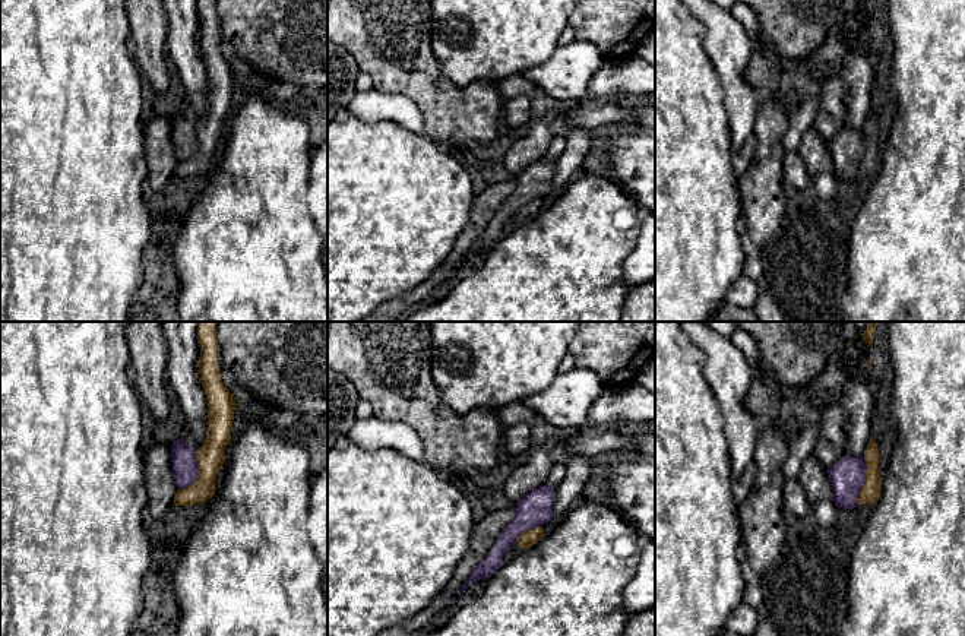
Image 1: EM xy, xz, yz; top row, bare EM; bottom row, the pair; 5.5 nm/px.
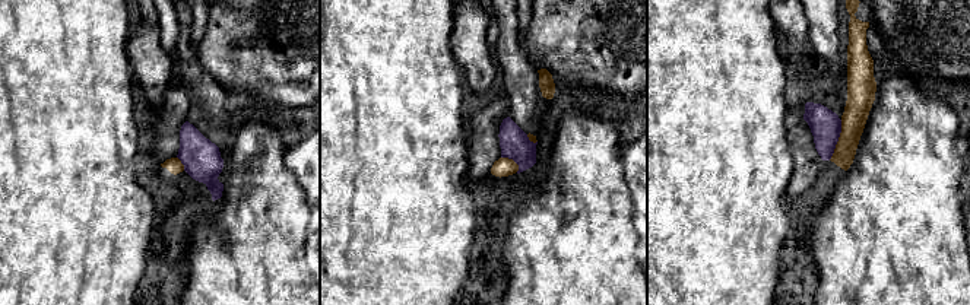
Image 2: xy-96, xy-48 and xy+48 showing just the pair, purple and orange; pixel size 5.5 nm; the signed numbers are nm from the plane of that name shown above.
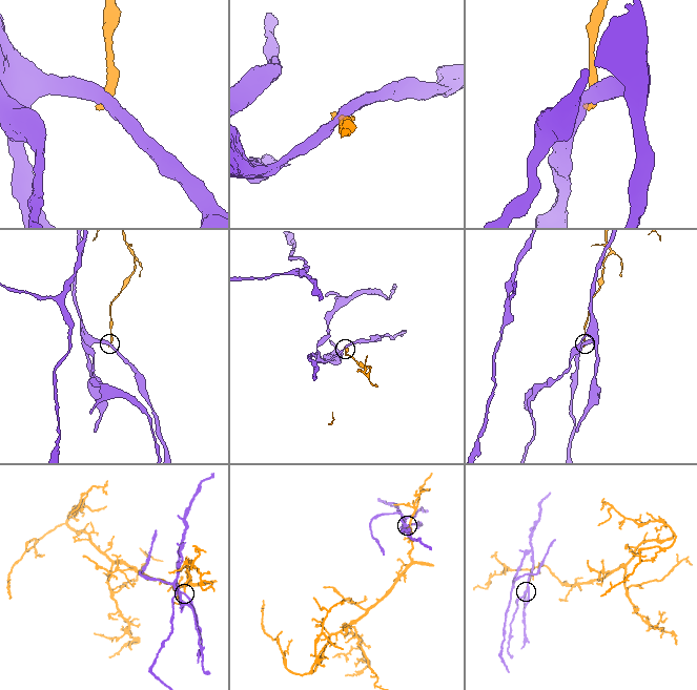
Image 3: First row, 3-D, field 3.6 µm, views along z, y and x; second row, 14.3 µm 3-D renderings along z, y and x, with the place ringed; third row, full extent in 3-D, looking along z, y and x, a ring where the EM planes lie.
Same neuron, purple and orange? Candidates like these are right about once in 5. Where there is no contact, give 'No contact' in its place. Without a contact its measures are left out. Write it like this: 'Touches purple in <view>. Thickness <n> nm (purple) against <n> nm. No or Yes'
Touches purple in xy. Thickness 140 nm (purple) against 150 nm. No

